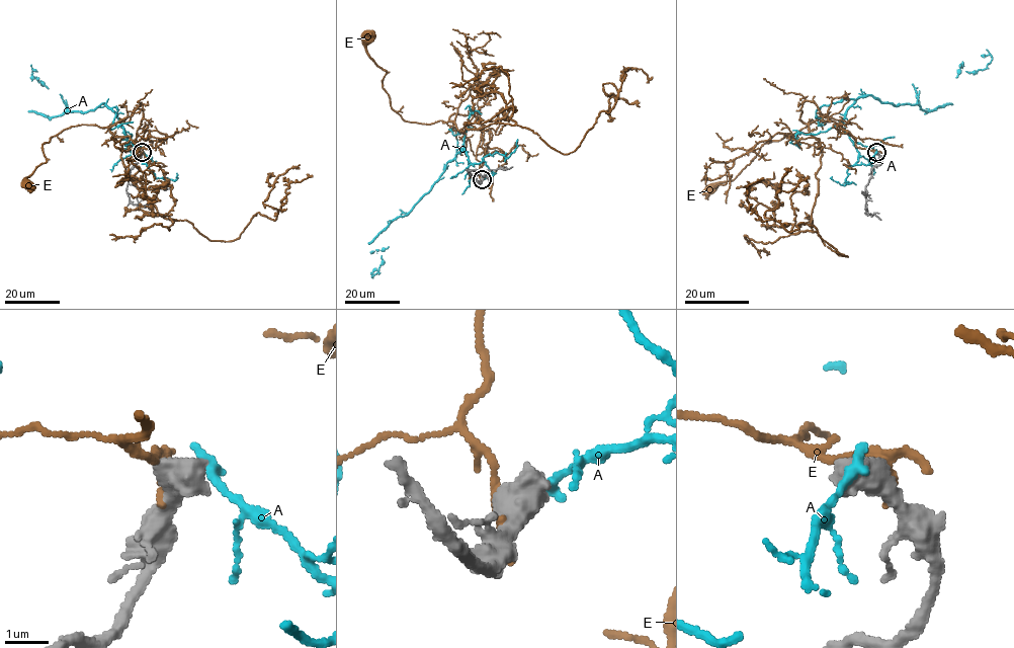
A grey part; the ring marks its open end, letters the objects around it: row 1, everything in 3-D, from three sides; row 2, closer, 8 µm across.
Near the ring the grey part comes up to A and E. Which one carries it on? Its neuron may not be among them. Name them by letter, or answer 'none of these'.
none of these

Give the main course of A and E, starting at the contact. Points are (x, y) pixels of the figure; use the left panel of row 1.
A: (143, 152), (153, 162), (132, 154), (120, 119), (101, 103), (51, 117), (31, 111), (37, 71)
E: (141, 153), (138, 108), (109, 128), (78, 125), (52, 137), (41, 145), (46, 161), (25, 183)

